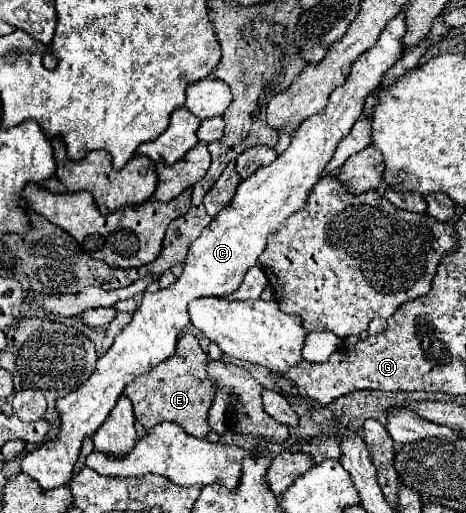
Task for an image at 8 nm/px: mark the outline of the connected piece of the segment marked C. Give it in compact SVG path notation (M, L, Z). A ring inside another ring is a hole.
M405 17L391 19L375 47L359 55L345 83L331 91L327 107L321 113L305 119L295 129L291 135L291 145L273 163L259 167L259 171L239 183L233 201L191 243L181 277L167 289L143 293L141 305L135 311L131 323L115 337L111 349L97 361L97 369L89 381L57 401L63 423L59 437L55 441L43 443L35 451L25 453L21 461L23 473L33 477L43 489L69 485L83 437L93 435L101 427L127 383L151 371L151 367L173 355L179 333L191 323L191 317L187 315L187 303L199 297L225 297L235 291L243 283L245 273L257 265L267 239L279 231L279 227L295 211L301 211L305 207L307 195L323 177L323 169L333 159L337 145L351 133L355 121L361 117L365 97L379 85L379 79L389 71L389 67L393 67L403 57L405 31Z

